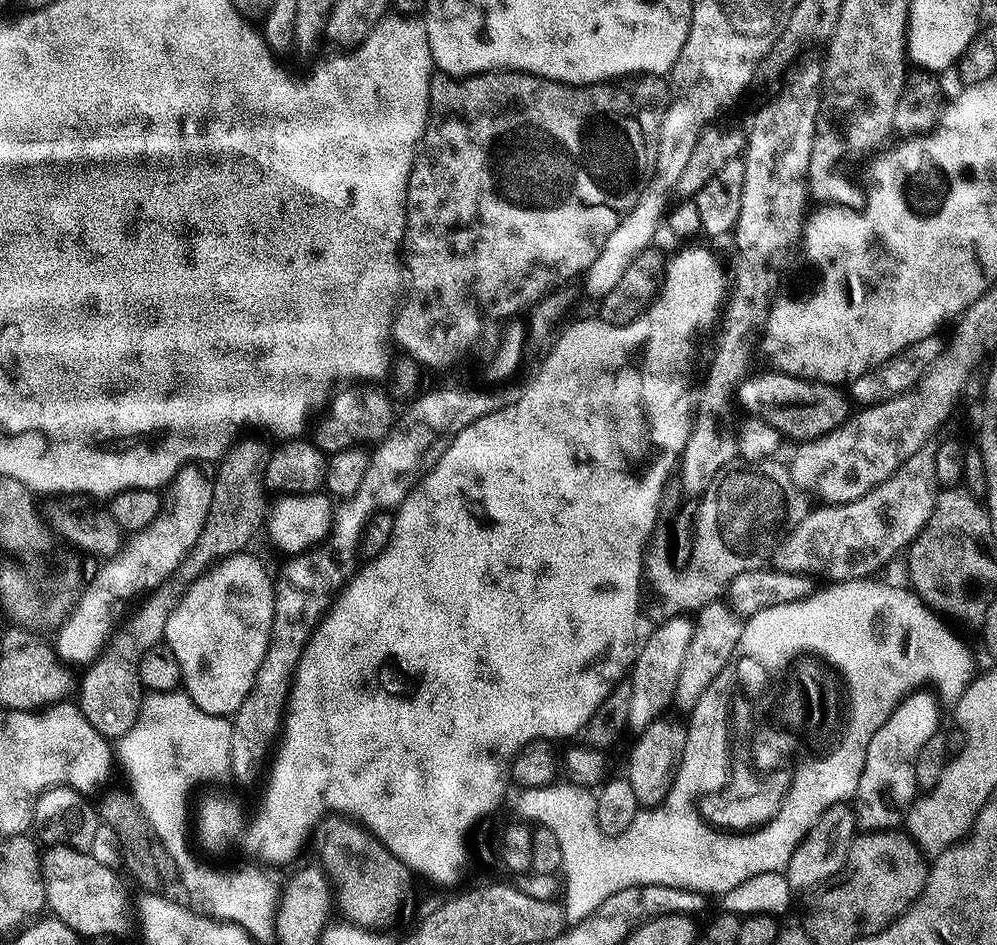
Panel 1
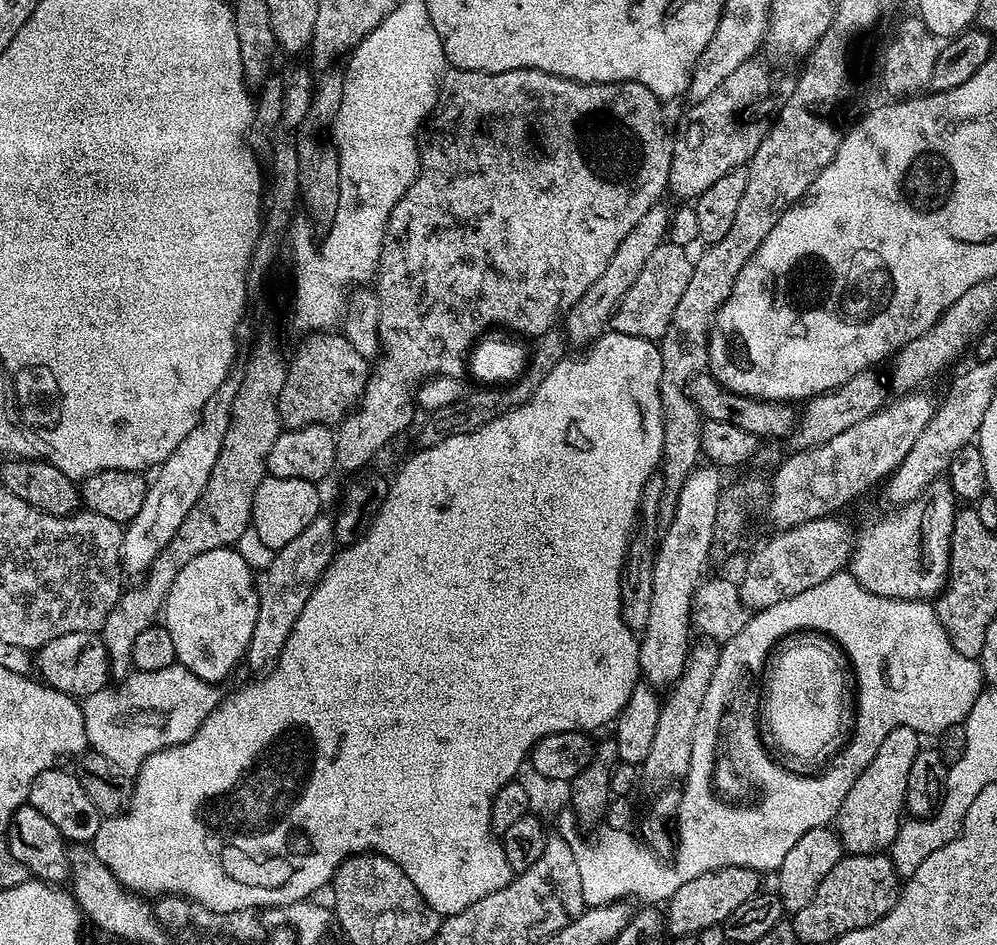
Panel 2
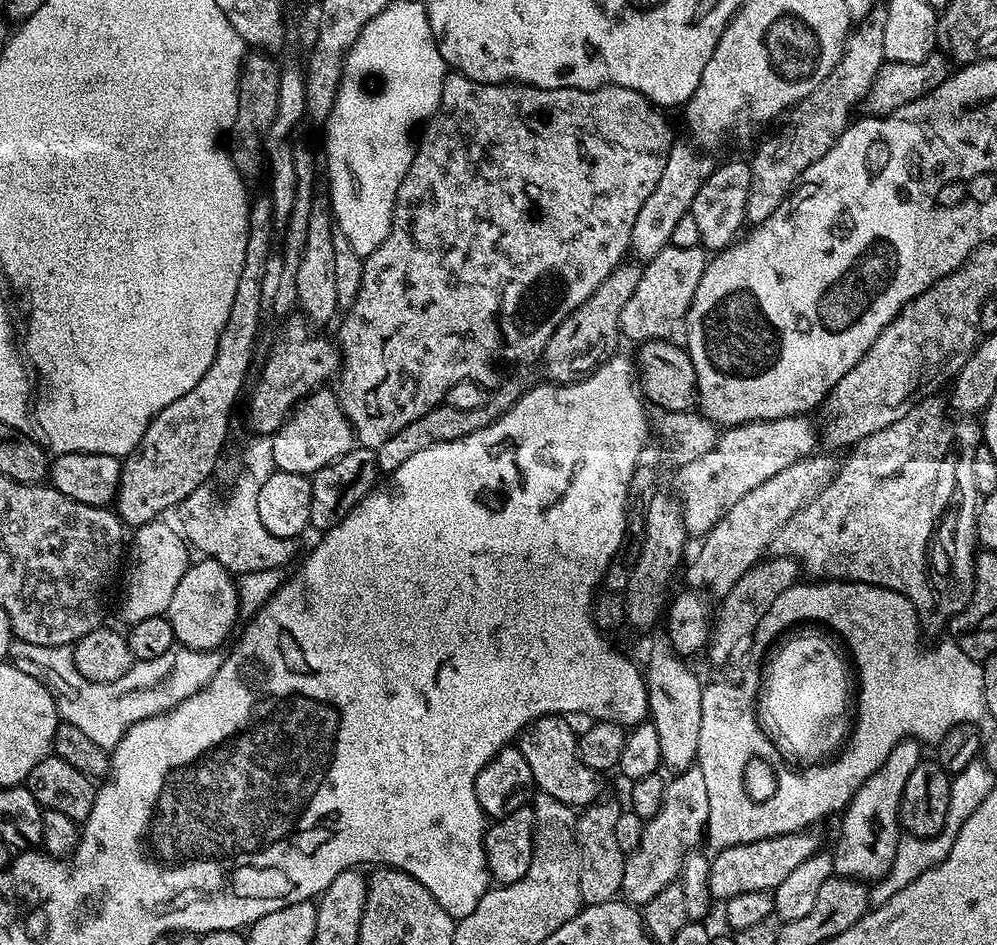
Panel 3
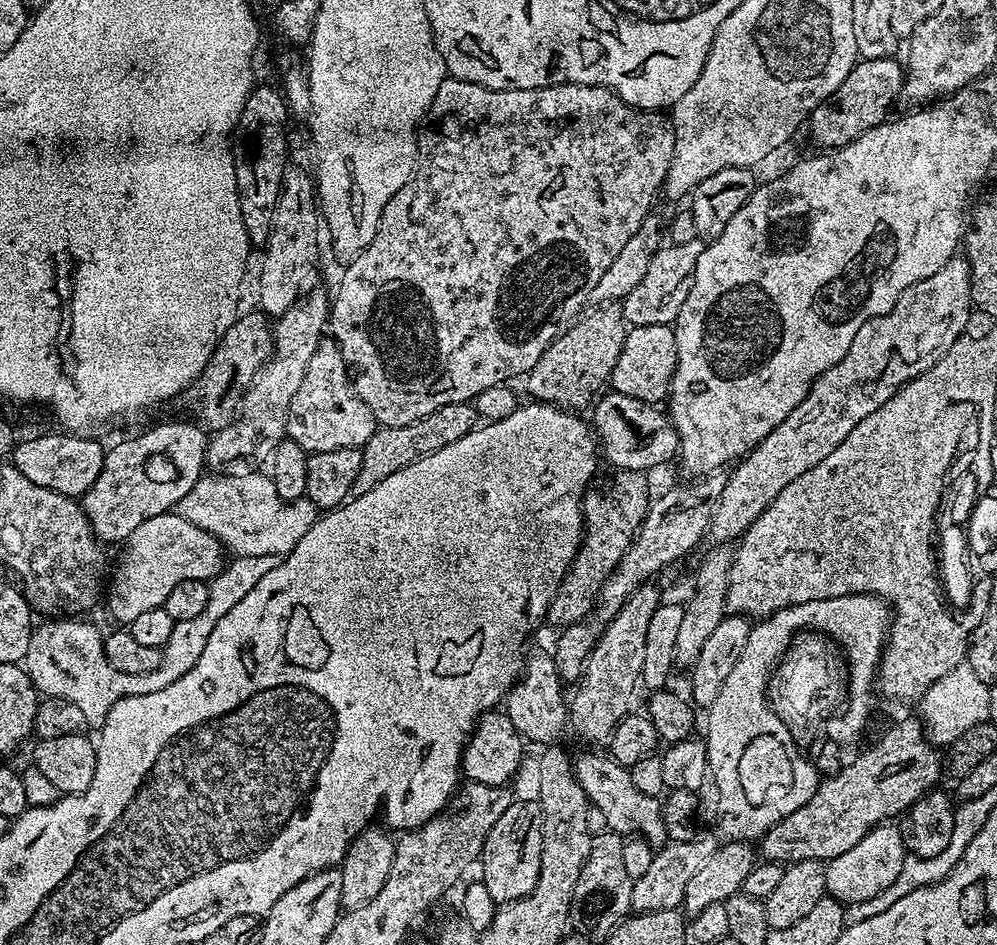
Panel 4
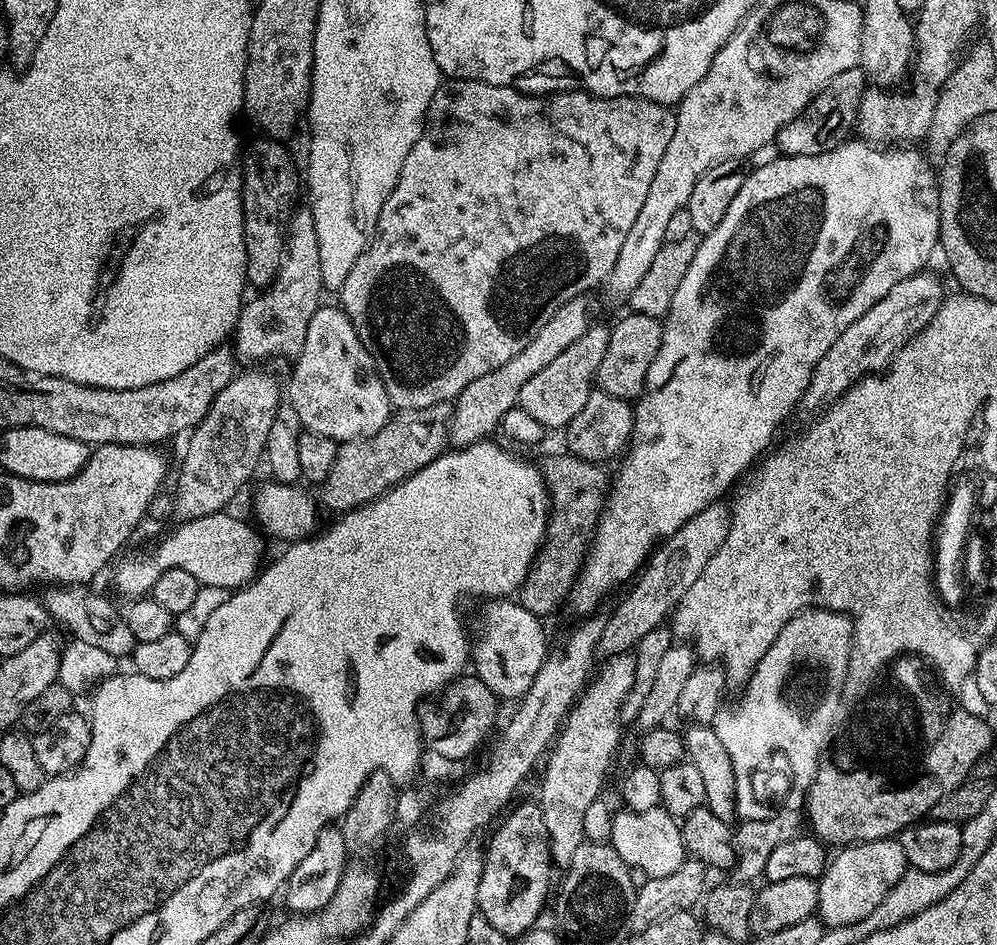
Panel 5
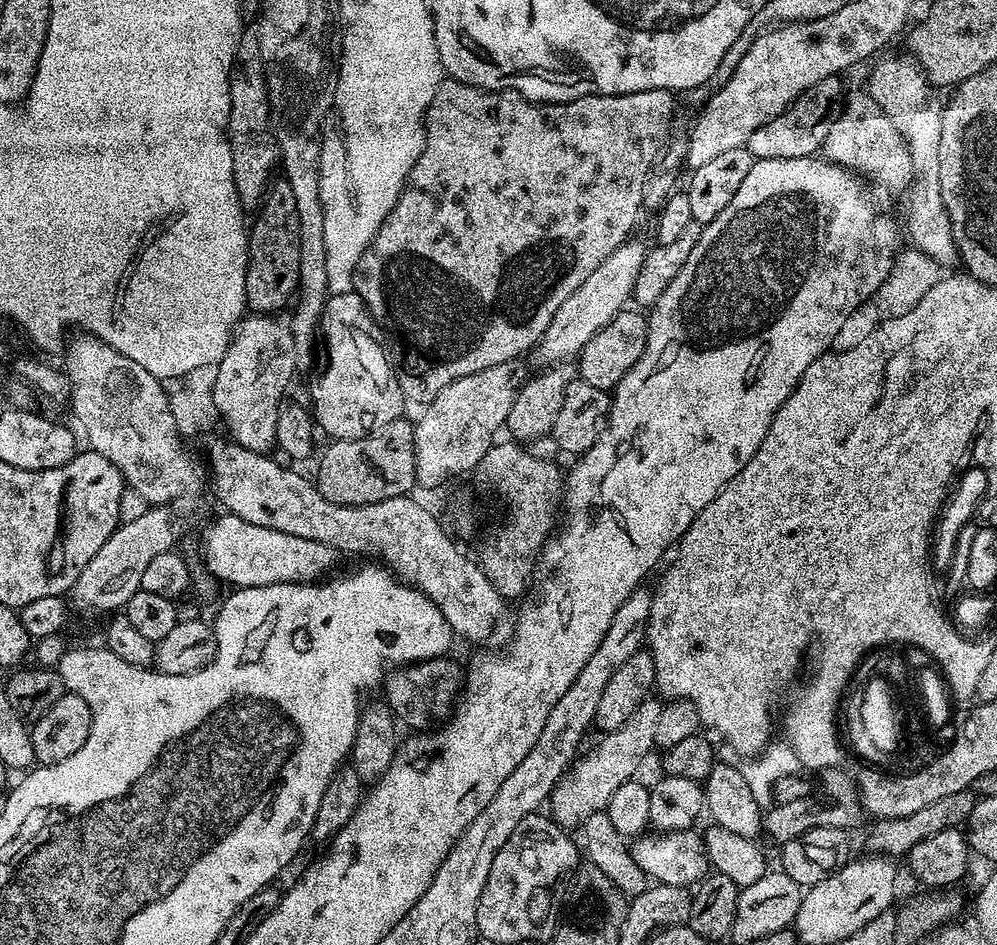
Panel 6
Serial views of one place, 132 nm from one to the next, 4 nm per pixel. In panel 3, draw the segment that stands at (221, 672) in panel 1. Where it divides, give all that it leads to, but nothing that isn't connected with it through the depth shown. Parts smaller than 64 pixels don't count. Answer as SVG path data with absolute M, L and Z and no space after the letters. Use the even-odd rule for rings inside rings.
M200 558L196 564L189 563L186 574L182 574L182 582L178 582L178 590L174 590L174 598L170 598L167 610L170 626L174 626L176 644L192 648L195 652L212 652L232 632L236 624L236 616L241 615L240 599L236 589L236 580L218 561Z

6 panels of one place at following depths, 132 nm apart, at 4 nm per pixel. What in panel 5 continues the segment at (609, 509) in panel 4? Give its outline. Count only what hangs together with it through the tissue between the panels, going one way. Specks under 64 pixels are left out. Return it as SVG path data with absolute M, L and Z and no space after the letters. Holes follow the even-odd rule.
M571 454L563 455L548 456L538 464L550 501L548 531L518 593L518 603L541 618L547 618L563 600L565 603L571 597L610 487L609 473L604 473L599 463Z

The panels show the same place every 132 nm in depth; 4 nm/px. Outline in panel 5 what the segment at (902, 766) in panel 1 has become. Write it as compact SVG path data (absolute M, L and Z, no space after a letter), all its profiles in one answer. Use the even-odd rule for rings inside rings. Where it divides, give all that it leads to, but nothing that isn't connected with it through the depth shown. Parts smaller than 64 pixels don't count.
M889 838L886 840L866 840L851 846L844 846L839 849L837 856L829 859L822 875L818 880L816 889L816 907L818 916L828 928L837 928L858 922L886 898L886 894L902 878L902 874L908 868L906 854L902 854L902 846L899 839Z

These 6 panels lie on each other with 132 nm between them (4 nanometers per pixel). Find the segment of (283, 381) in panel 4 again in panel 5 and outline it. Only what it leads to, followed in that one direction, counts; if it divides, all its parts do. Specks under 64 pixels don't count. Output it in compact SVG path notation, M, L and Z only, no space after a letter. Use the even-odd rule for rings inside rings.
M263 367L249 368L252 368L249 372L241 371L233 376L218 398L214 398L206 418L187 437L188 445L180 460L180 477L176 480L176 501L172 504L177 521L187 522L225 511L265 455L270 426L278 421L276 411L280 400L282 404L282 384L270 373L263 372L260 369Z

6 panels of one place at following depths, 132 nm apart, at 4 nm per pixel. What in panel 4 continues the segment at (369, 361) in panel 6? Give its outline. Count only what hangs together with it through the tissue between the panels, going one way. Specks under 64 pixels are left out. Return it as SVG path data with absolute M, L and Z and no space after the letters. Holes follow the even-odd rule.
M321 340L314 358L310 358L310 366L306 366L306 378L302 378L302 386L298 386L294 402L290 402L287 439L293 440L307 454L343 448L363 449L377 427L374 414L350 394L350 369L335 340Z

